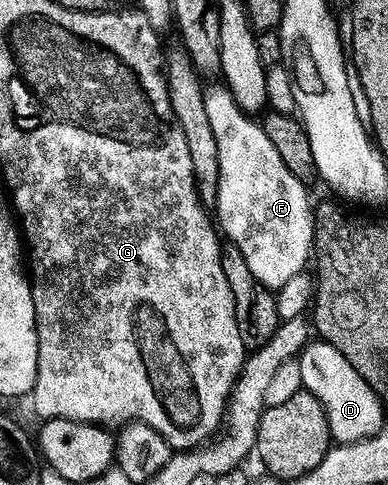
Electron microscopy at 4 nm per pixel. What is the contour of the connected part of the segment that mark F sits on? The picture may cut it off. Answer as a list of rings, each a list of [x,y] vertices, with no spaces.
[[[225,85],[205,91],[204,109],[219,146],[217,225],[225,237],[230,237],[229,245],[240,248],[252,276],[277,292],[288,280],[303,273],[306,261],[312,258],[314,206],[306,191],[307,183],[288,172],[288,164],[280,160],[272,140],[251,115],[238,107]]]

